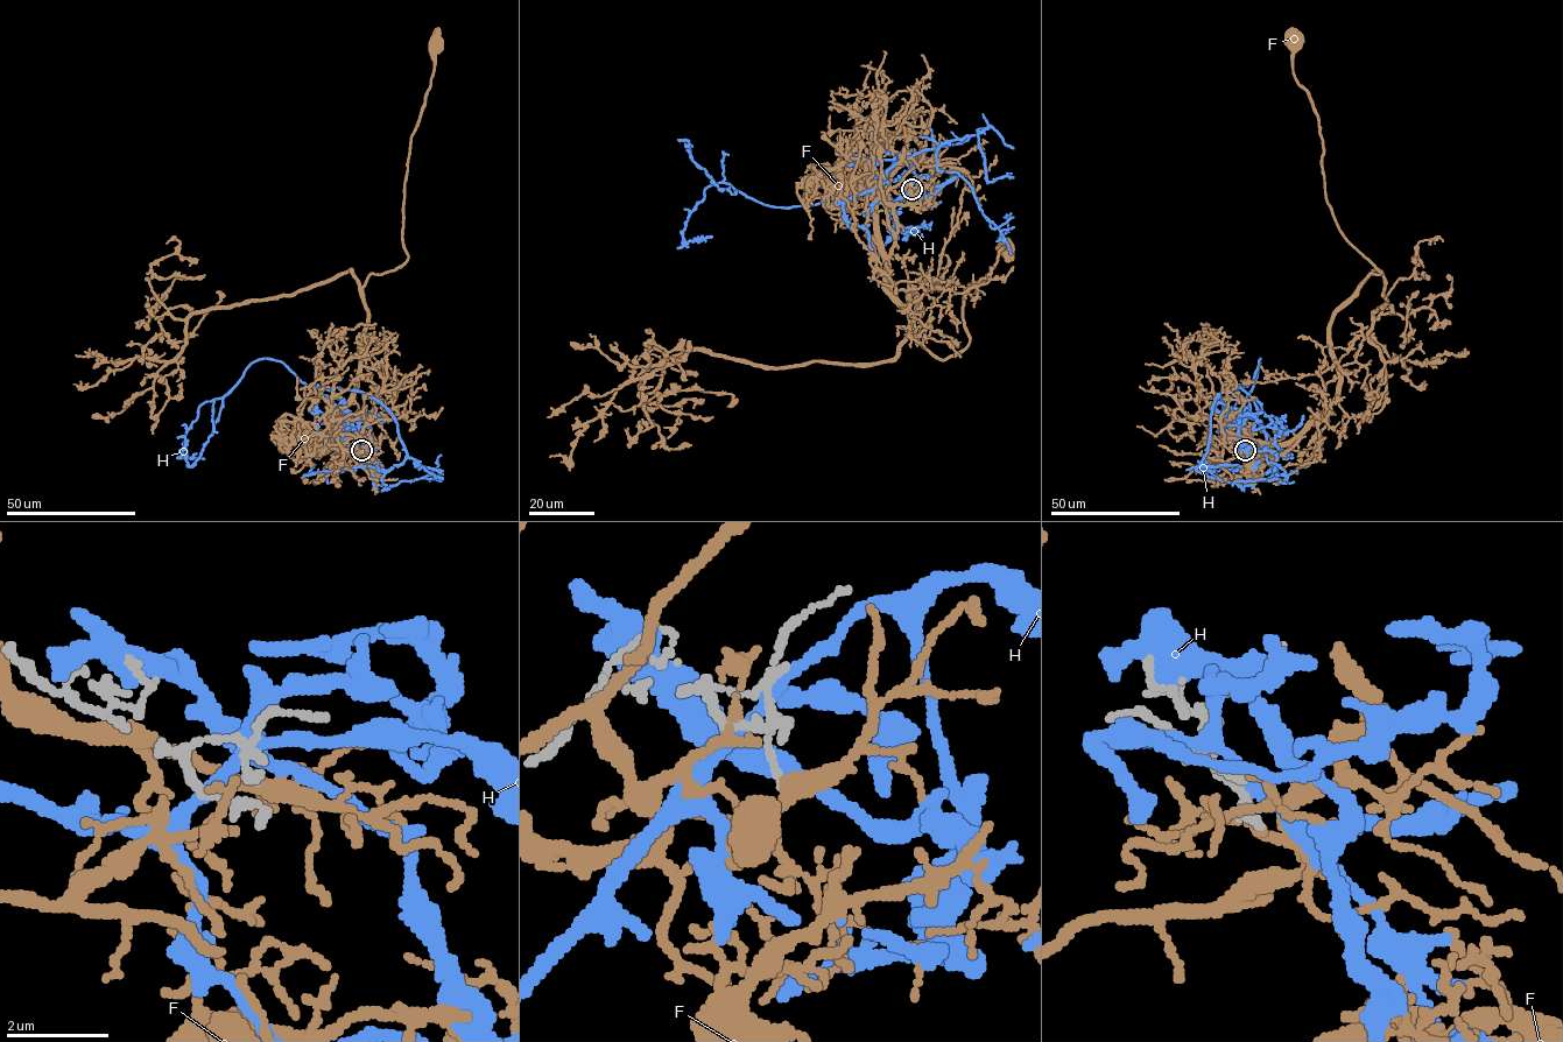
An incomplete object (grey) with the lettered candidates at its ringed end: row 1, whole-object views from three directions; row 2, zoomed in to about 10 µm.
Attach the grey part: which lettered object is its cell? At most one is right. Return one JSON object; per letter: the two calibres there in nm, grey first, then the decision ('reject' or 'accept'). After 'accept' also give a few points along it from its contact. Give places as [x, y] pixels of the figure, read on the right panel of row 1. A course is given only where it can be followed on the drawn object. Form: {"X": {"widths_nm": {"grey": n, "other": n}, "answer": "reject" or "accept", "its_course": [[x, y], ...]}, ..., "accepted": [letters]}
{"F": {"widths_nm": {"grey": 120, "other": 240}, "answer": "accept", "its_course": [[1245, 450], [1245, 441], [1289, 443], [1336, 395], [1332, 316], [1380, 272], [1326, 201], [1318, 120], [1292, 42]]}, "H": {"widths_nm": {"grey": 190, "other": 200}, "answer": "reject"}, "accepted": ["F"]}

